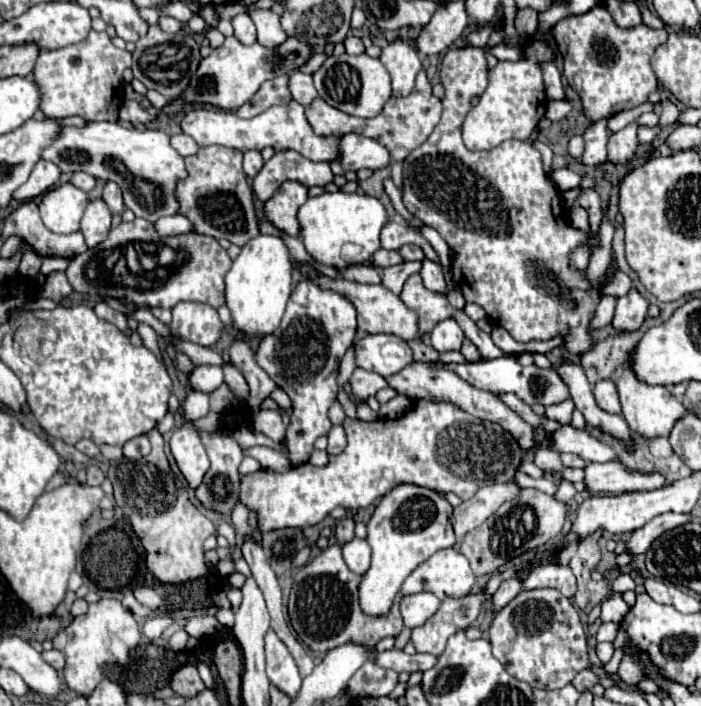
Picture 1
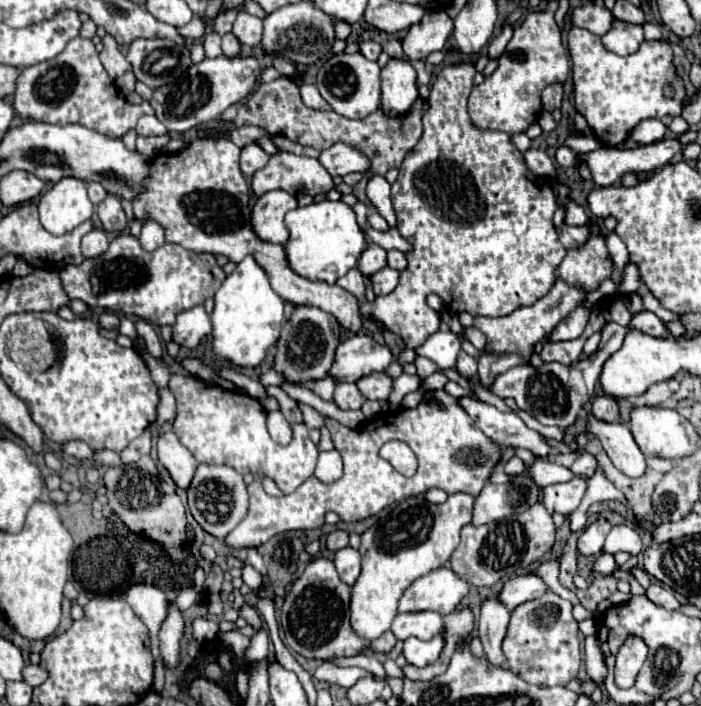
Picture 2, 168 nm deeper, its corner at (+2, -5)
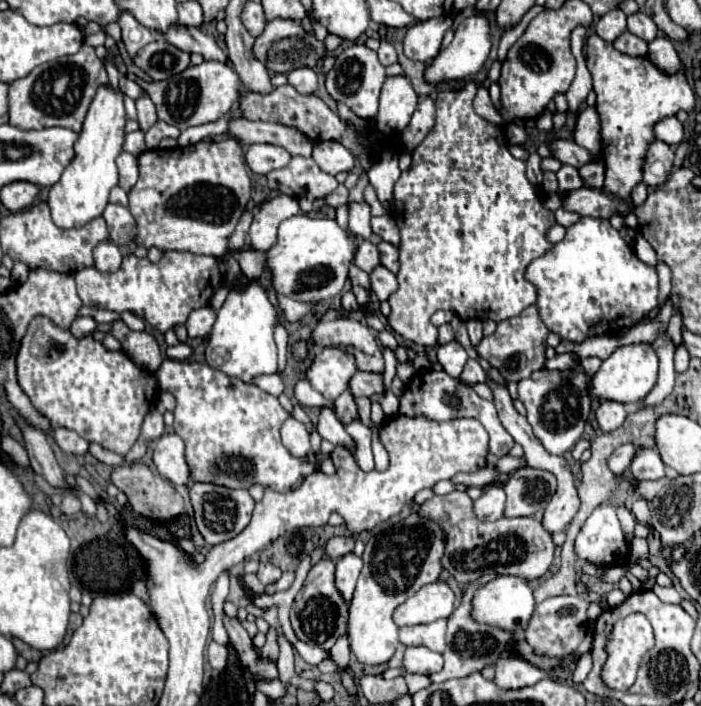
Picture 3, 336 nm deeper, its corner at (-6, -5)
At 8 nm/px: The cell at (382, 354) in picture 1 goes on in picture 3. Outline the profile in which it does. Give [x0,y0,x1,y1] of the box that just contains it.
[305,348,355,400]

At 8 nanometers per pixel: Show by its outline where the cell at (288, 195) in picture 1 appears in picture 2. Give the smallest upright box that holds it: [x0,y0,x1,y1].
[251,190,297,244]

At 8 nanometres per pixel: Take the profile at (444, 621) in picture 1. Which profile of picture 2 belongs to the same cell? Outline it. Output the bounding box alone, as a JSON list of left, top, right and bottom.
[403,630,445,668]

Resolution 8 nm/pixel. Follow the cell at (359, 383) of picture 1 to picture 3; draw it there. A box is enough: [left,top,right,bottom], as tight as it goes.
[335,390,357,424]

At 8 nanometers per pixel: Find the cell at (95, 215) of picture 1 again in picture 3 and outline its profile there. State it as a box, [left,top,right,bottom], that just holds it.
[93,242,121,272]

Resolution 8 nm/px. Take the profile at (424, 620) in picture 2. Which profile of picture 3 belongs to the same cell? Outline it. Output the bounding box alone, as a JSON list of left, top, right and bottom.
[399,620,447,652]

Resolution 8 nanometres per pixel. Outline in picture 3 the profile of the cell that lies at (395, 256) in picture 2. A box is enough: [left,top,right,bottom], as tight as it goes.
[377,242,399,274]

